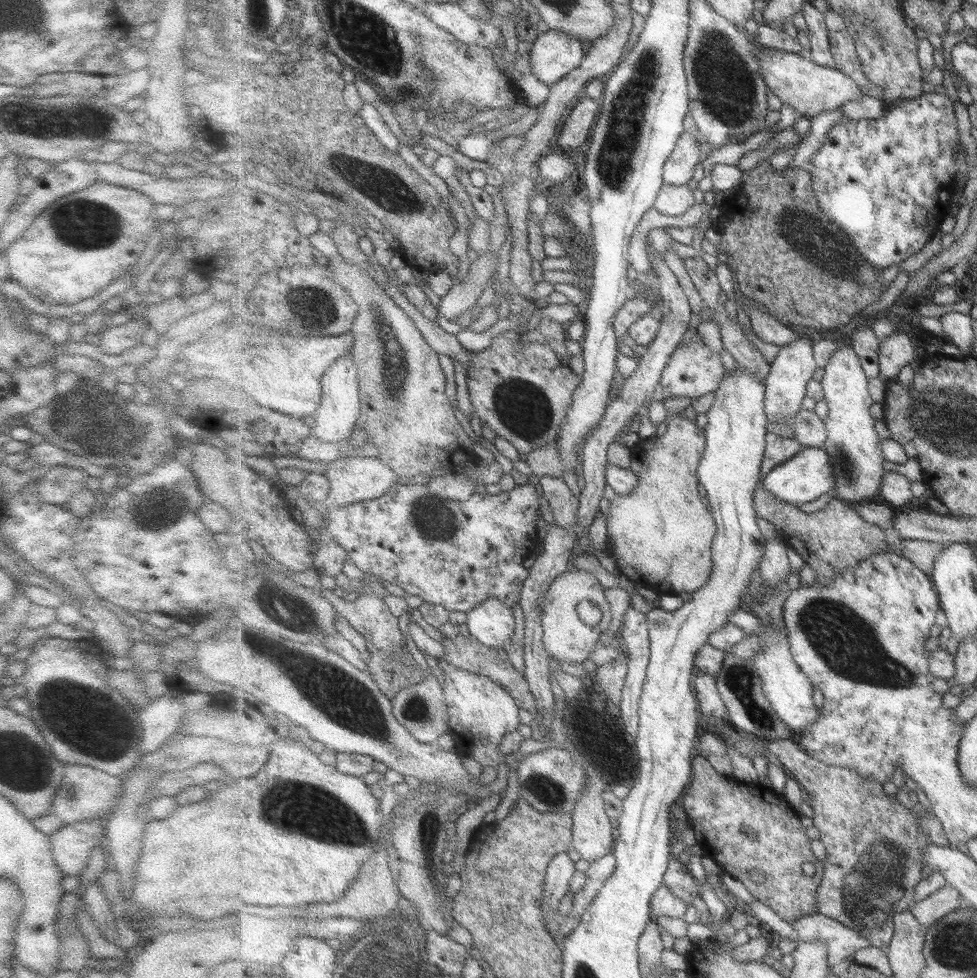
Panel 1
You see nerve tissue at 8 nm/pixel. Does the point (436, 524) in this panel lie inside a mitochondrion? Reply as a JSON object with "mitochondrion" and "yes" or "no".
{"mitochondrion":"yes"}

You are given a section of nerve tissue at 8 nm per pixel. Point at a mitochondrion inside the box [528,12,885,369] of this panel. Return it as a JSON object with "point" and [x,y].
{"point":[624,132]}

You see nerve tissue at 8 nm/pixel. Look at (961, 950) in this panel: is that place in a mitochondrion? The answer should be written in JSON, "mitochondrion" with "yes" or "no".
{"mitochondrion":"yes"}

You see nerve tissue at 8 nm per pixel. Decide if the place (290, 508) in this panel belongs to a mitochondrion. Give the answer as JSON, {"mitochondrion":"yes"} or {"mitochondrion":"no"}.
{"mitochondrion":"no"}

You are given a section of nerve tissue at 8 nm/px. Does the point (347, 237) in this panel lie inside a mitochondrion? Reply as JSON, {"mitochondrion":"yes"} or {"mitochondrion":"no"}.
{"mitochondrion":"no"}

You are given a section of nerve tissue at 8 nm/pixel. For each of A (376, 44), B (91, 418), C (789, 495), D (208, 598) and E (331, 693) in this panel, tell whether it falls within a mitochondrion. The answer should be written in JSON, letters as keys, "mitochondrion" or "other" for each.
{"A":"mitochondrion","B":"mitochondrion","C":"other","D":"other","E":"mitochondrion"}

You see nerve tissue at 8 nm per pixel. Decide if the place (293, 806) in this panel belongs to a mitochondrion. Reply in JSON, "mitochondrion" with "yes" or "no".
{"mitochondrion":"yes"}

